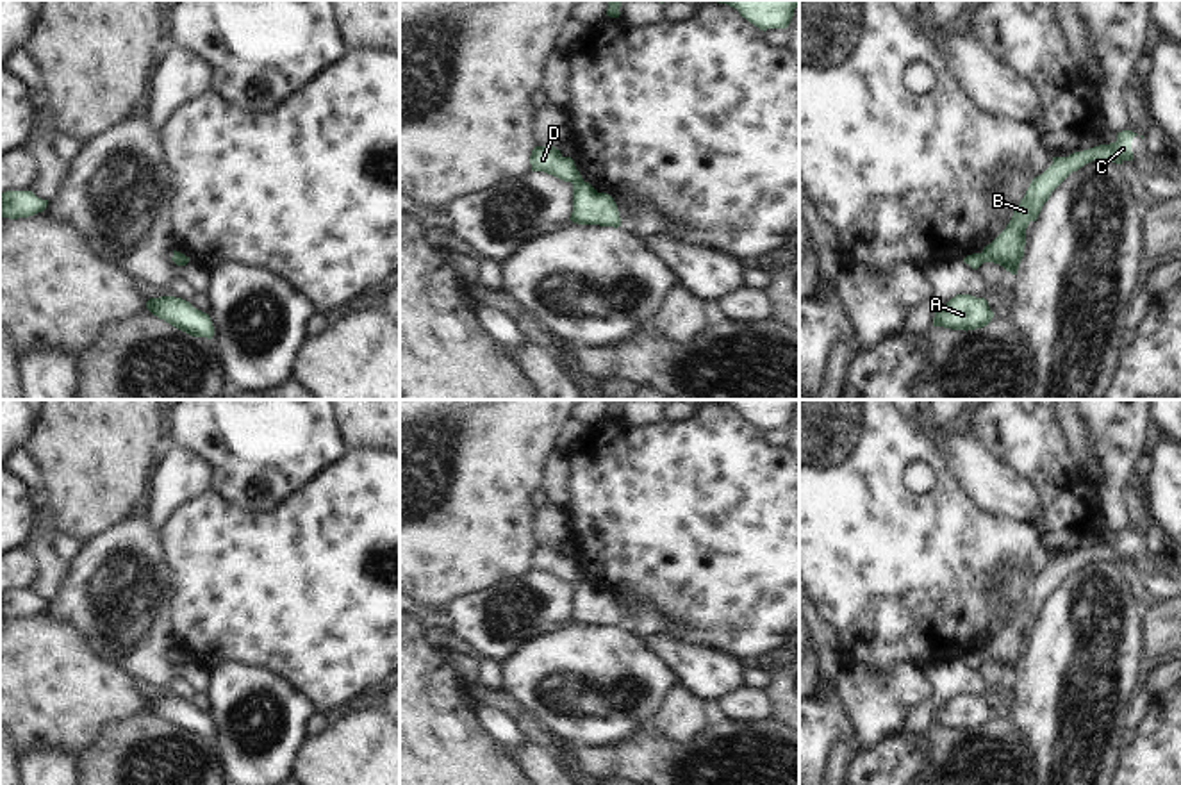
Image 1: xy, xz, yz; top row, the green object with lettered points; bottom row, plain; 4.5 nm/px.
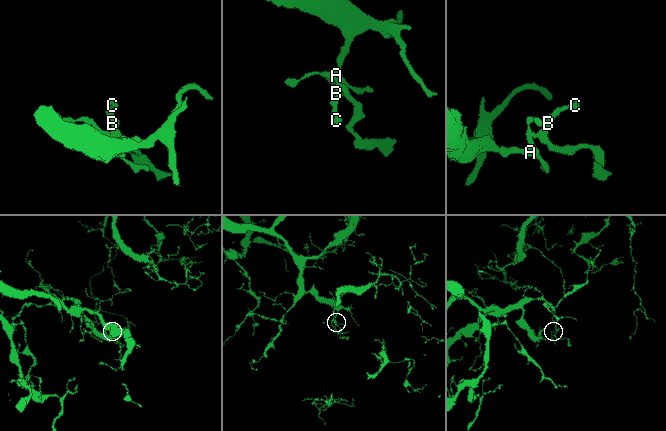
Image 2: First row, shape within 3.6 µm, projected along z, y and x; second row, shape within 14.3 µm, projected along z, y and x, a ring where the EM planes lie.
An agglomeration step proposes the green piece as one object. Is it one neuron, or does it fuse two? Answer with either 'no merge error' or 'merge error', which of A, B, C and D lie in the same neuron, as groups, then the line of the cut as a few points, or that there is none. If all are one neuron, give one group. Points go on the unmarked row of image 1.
merge error | A D / B C | xz (582, 580), (573, 584)

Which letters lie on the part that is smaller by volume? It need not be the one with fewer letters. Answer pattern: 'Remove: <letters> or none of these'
Remove: B, C

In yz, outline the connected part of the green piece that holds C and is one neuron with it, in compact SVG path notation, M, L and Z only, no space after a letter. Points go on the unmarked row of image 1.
M1131 530L1117 533L1117 541L1099 544L1083 551L1074 551L1069 557L1053 557L1053 564L1038 576L1035 576L1013 610L1006 628L983 648L981 657L985 662L1003 665L1012 674L1017 674L1019 664L1024 657L1026 628L1036 621L1044 603L1051 592L1072 573L1092 560L1122 564L1133 560L1131 541L1138 535Z

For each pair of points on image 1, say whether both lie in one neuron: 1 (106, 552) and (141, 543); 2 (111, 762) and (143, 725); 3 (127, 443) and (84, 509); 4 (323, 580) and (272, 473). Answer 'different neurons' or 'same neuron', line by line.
1: same neuron
2: same neuron
3: same neuron
4: different neurons

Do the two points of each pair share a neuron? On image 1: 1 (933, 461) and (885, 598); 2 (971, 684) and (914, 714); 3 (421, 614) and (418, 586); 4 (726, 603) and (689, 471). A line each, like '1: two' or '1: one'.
1: one
2: one
3: two
4: one

